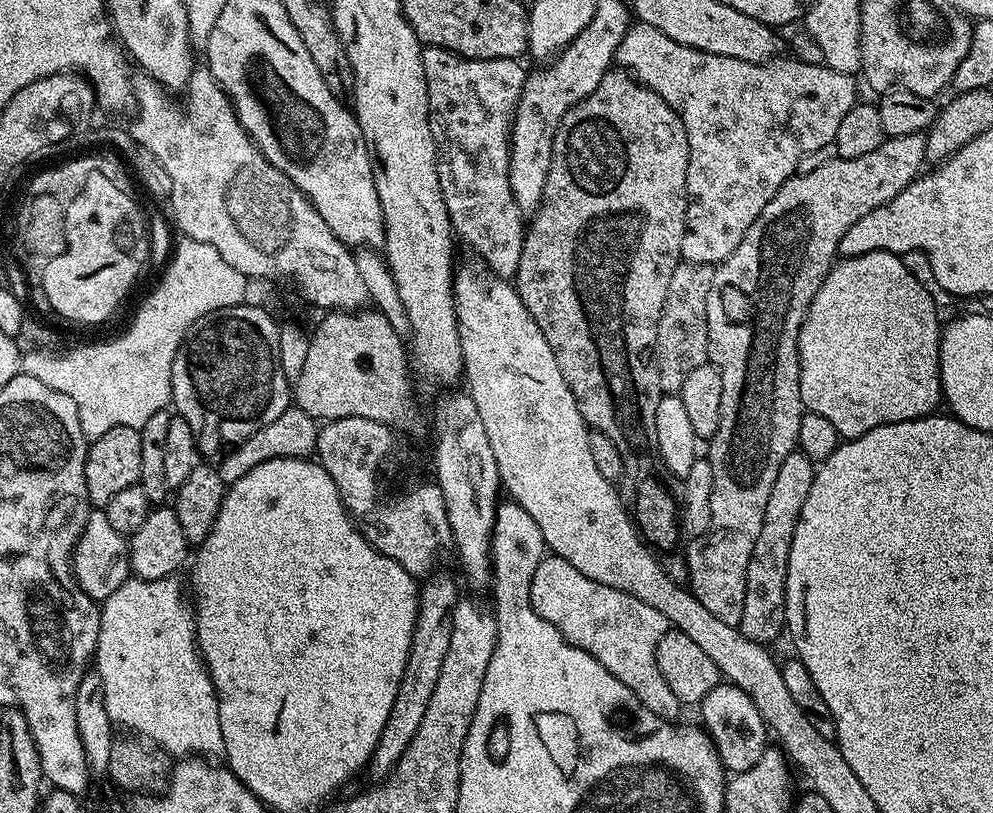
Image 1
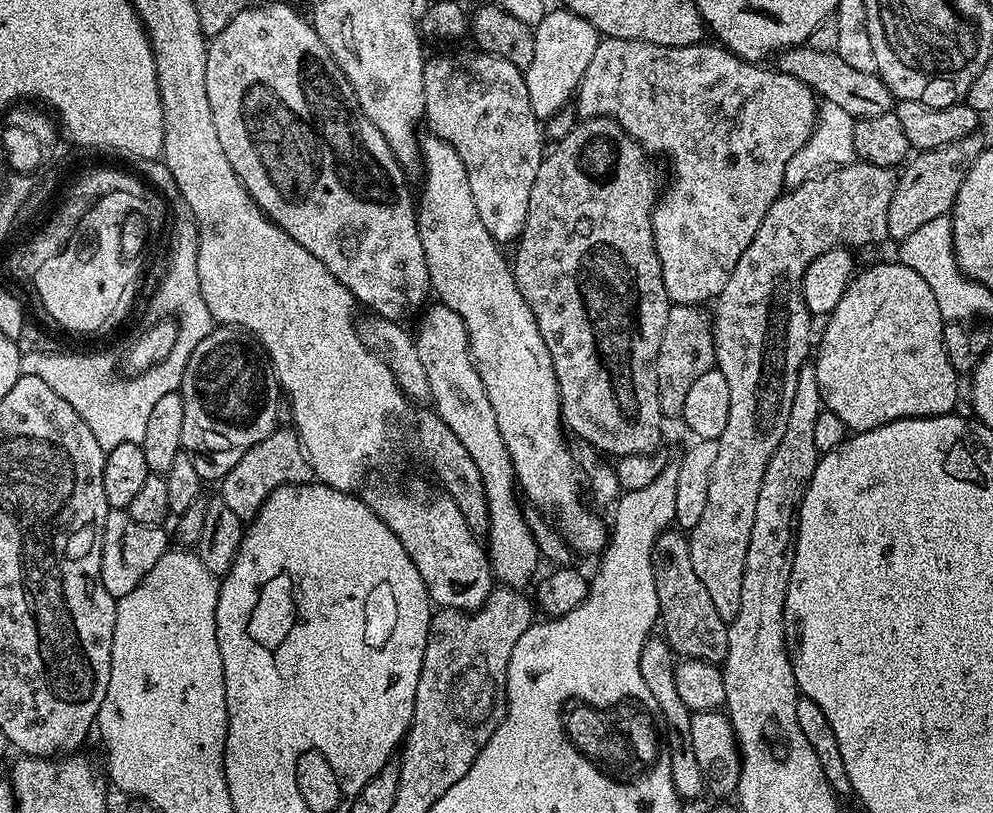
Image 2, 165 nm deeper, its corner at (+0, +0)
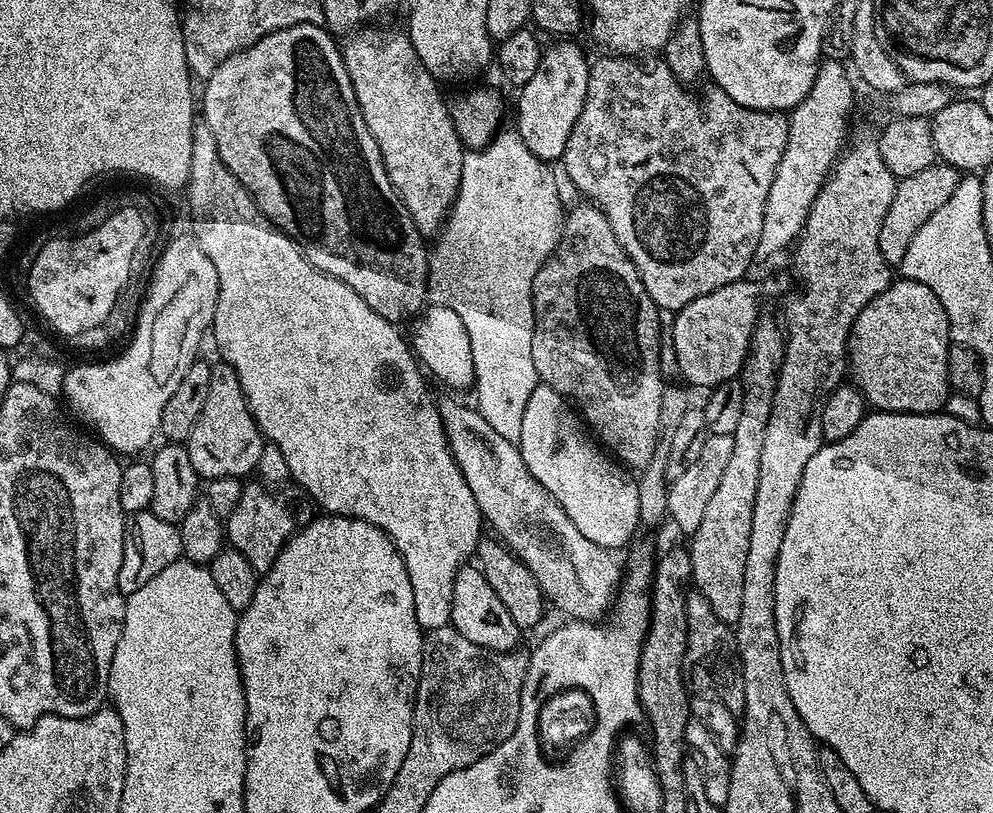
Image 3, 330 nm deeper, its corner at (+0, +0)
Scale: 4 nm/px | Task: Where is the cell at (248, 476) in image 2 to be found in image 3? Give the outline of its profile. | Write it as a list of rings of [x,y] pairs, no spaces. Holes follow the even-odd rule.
[[[255,483],[244,484],[238,506],[234,506],[232,513],[226,517],[226,540],[244,555],[257,574],[263,574],[270,570],[270,566],[274,566],[284,544],[297,531],[298,523],[292,517],[292,508],[286,497],[271,492],[272,488],[267,483]]]

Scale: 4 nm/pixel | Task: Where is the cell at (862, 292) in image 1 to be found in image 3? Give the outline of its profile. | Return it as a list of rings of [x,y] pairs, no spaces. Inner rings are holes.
[[[893,279],[882,294],[878,294],[858,314],[848,336],[848,362],[851,383],[859,388],[865,401],[878,412],[915,412],[936,414],[950,397],[948,386],[948,319],[942,302],[917,280]]]

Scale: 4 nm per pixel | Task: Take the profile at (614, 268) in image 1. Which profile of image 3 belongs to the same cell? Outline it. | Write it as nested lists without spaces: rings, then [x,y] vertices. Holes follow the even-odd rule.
[[[580,203],[584,204],[563,217],[556,248],[544,261],[532,283],[536,323],[532,339],[534,370],[539,383],[550,385],[559,396],[574,402],[595,439],[621,465],[643,470],[654,457],[660,399],[666,389],[659,362],[659,311],[634,262],[626,250],[622,250],[607,217],[595,203]]]

